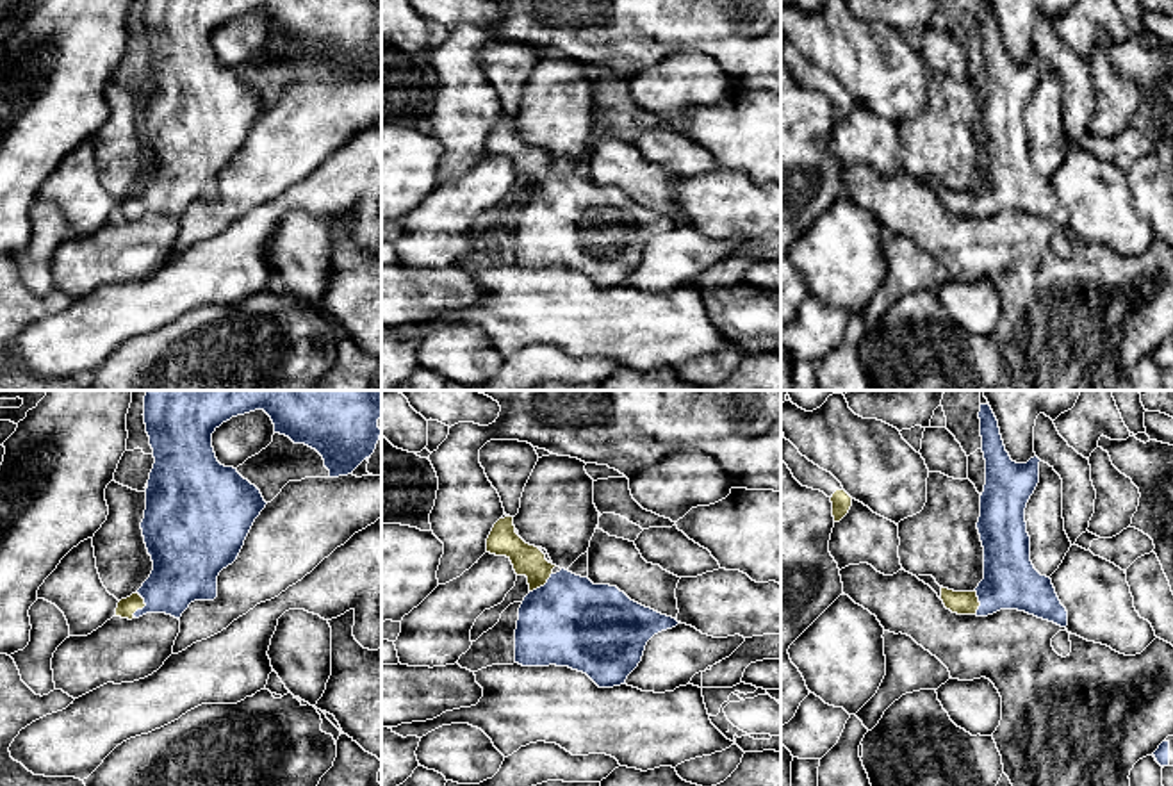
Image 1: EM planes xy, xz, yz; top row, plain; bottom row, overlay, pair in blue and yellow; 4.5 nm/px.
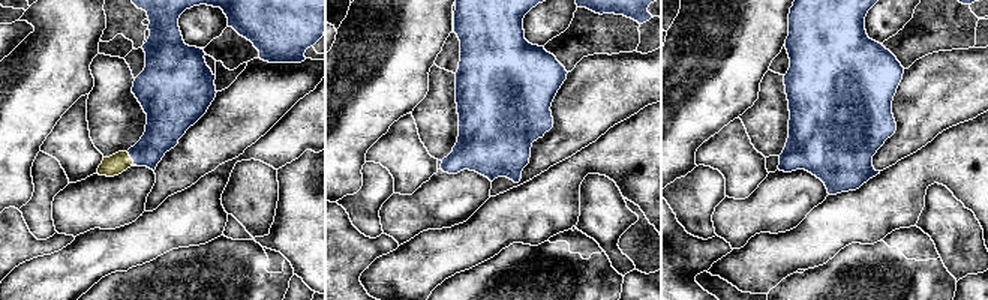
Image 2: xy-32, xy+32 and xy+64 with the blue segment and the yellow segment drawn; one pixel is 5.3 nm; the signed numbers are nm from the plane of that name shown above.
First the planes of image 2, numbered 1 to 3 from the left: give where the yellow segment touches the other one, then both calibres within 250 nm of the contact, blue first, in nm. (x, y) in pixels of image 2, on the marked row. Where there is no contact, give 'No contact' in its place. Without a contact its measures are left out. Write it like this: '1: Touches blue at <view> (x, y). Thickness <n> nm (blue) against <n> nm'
1: Touches blue at xy-32 (131, 158). Thickness 200 nm (blue) against 110 nm
2: No contact
3: No contact

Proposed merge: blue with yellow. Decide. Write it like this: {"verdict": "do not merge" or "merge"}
{"verdict": "merge"}

